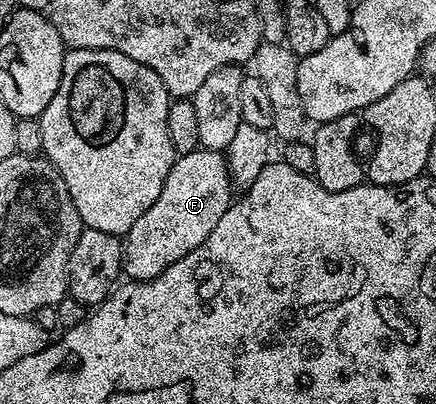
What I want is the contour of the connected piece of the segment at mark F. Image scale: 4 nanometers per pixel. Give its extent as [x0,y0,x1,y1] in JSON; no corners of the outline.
[121,148,233,281]

